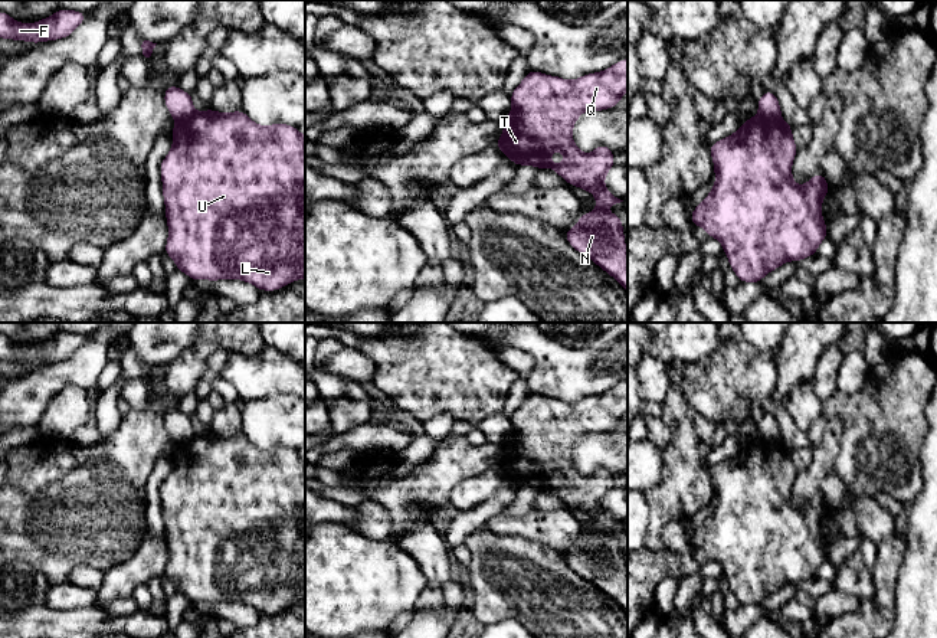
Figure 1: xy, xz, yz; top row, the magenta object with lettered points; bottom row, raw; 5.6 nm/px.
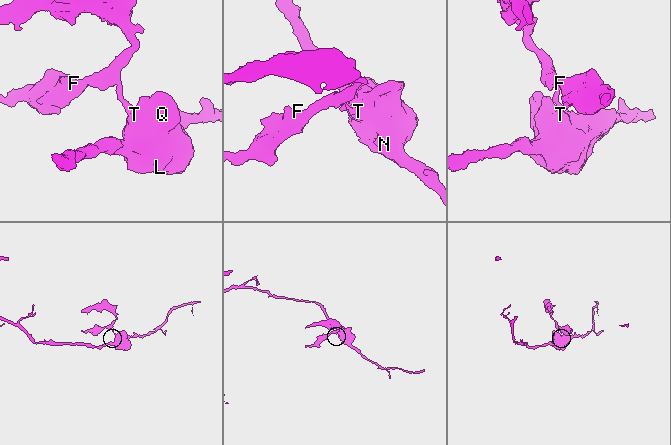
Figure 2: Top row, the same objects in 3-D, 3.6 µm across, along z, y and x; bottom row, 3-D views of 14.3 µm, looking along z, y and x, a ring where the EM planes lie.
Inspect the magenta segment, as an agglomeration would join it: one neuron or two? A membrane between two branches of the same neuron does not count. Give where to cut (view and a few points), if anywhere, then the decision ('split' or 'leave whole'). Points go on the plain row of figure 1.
no cut | leave whole

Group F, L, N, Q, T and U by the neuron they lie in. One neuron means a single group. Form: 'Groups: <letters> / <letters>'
Groups: F L N Q T U

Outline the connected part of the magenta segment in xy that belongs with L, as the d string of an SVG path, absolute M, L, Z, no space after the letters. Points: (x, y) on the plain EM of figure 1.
M177 408L164 413L164 426L176 449L173 471L160 487L168 562L164 576L191 603L240 602L261 614L278 614L305 601L305 458L297 449L273 445L262 449L242 432L196 435L193 418Z

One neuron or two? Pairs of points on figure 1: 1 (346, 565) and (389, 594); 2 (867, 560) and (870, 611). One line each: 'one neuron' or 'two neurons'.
1: one neuron
2: two neurons

